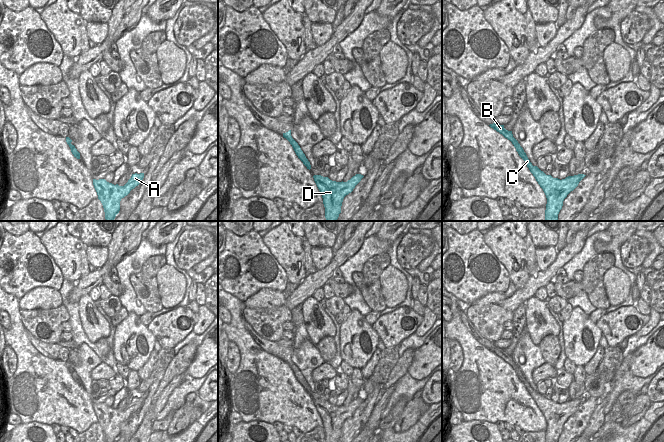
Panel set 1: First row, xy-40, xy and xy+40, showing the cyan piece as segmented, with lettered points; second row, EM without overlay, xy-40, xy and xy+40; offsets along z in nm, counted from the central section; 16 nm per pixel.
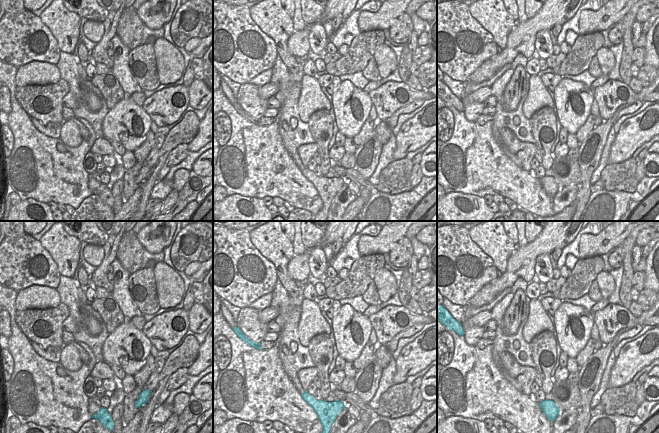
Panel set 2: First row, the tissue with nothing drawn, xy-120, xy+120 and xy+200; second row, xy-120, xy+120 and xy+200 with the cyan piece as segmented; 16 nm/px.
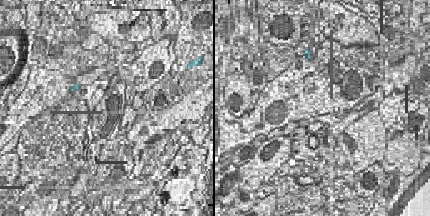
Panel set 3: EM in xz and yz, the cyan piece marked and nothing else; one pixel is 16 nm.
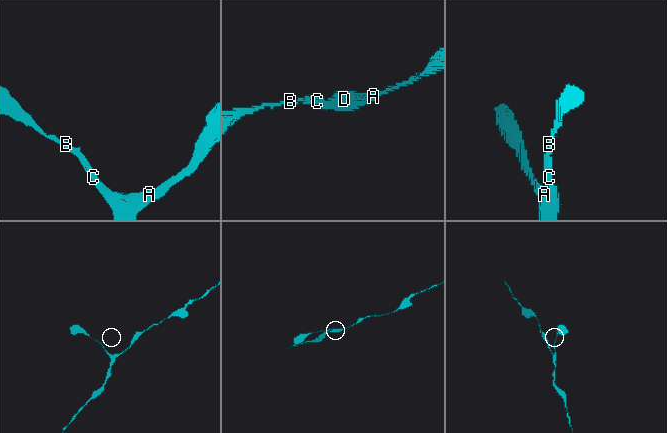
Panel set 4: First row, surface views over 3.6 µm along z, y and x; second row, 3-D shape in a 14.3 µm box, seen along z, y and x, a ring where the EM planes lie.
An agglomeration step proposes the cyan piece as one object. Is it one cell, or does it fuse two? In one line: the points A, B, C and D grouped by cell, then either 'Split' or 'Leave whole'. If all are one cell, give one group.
Groups: A B C D. Leave whole.

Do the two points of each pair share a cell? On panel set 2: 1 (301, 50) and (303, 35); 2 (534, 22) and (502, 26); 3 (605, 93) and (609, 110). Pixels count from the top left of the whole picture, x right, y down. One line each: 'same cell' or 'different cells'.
1: same cell
2: different cells
3: same cell

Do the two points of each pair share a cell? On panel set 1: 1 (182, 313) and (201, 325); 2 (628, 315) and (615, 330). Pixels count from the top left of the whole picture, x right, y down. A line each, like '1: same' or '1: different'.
1: different
2: same

